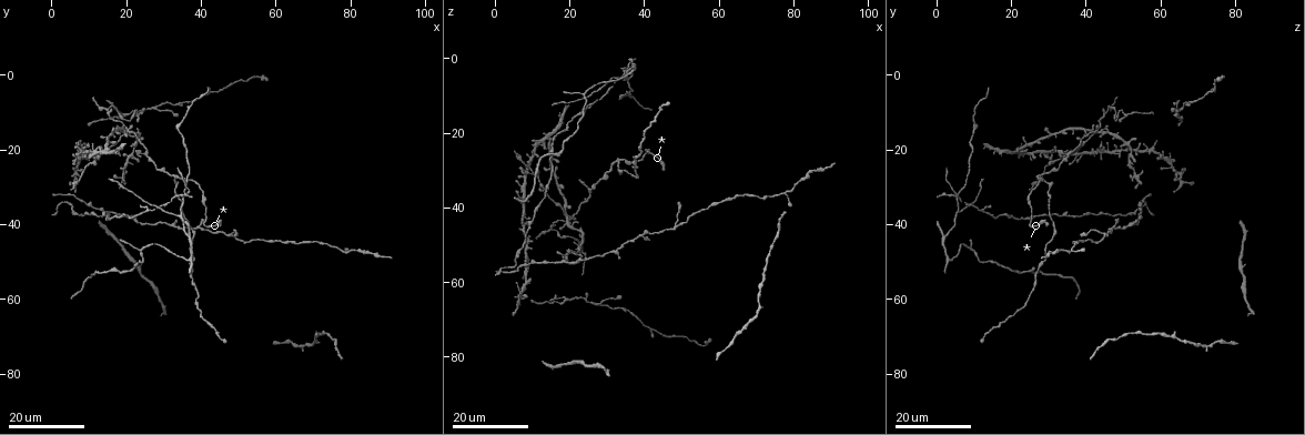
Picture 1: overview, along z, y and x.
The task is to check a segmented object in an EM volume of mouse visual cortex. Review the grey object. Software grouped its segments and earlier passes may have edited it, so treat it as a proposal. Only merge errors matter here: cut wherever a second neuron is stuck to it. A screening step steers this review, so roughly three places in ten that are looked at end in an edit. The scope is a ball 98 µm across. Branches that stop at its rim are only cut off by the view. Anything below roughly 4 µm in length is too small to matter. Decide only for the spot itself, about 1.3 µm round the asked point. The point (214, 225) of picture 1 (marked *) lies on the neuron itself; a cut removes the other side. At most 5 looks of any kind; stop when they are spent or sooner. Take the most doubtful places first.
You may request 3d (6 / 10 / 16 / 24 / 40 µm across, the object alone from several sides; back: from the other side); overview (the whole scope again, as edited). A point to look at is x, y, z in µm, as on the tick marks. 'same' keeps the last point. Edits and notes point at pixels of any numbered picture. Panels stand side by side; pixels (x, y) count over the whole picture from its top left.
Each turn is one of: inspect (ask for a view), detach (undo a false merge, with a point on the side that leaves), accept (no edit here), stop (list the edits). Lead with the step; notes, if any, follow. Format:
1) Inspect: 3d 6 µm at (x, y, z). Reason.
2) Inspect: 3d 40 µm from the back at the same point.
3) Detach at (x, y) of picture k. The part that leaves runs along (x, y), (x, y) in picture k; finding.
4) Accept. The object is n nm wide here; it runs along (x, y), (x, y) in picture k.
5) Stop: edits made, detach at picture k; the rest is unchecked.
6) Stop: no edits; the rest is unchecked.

Inspect: 3d 16 µm at (20.5, 14.5, 43.5). Four or more arms meet.

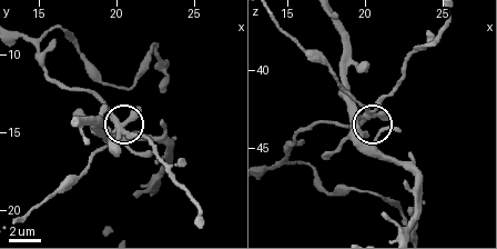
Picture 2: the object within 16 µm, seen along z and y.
Inspect: 3d 6 µm at (20.2, 14.6, 43.0).

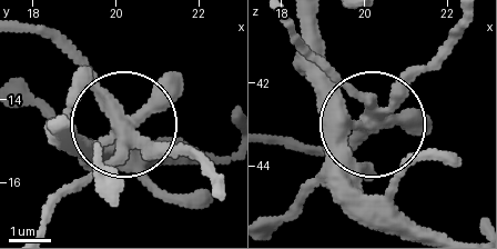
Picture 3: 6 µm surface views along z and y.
Detach at (85, 148) of picture 3. The side arm is 83 µm long; two neurons meet here.

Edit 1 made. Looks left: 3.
Inspect: 3d 24 µm at (78.0, 47.0, 36.5). Three arms meet.

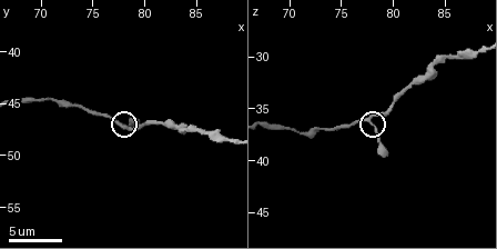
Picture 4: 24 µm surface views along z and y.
Inspect: 3d 6 µm at (78.0, 47.0, 36.0).

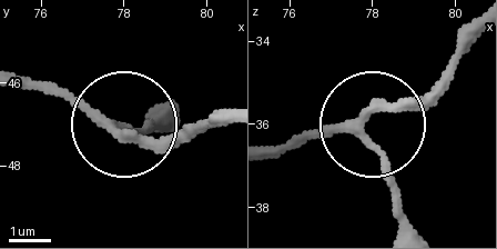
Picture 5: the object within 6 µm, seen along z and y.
Accept. It runs along (270, 152), (407, 103), (467, 47) in picture 5; continuous, no second neuron.

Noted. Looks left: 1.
Stop: edits made, detach at picture 3; the rest is unchecked.

